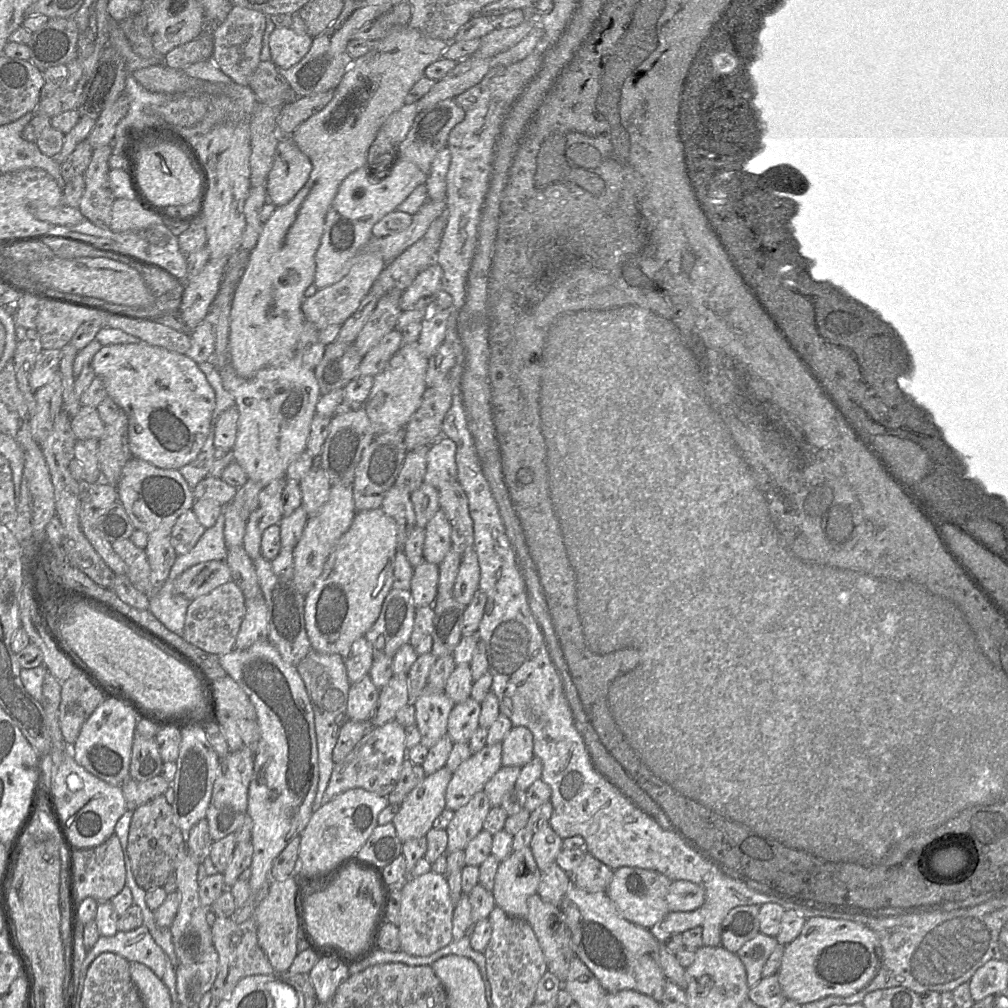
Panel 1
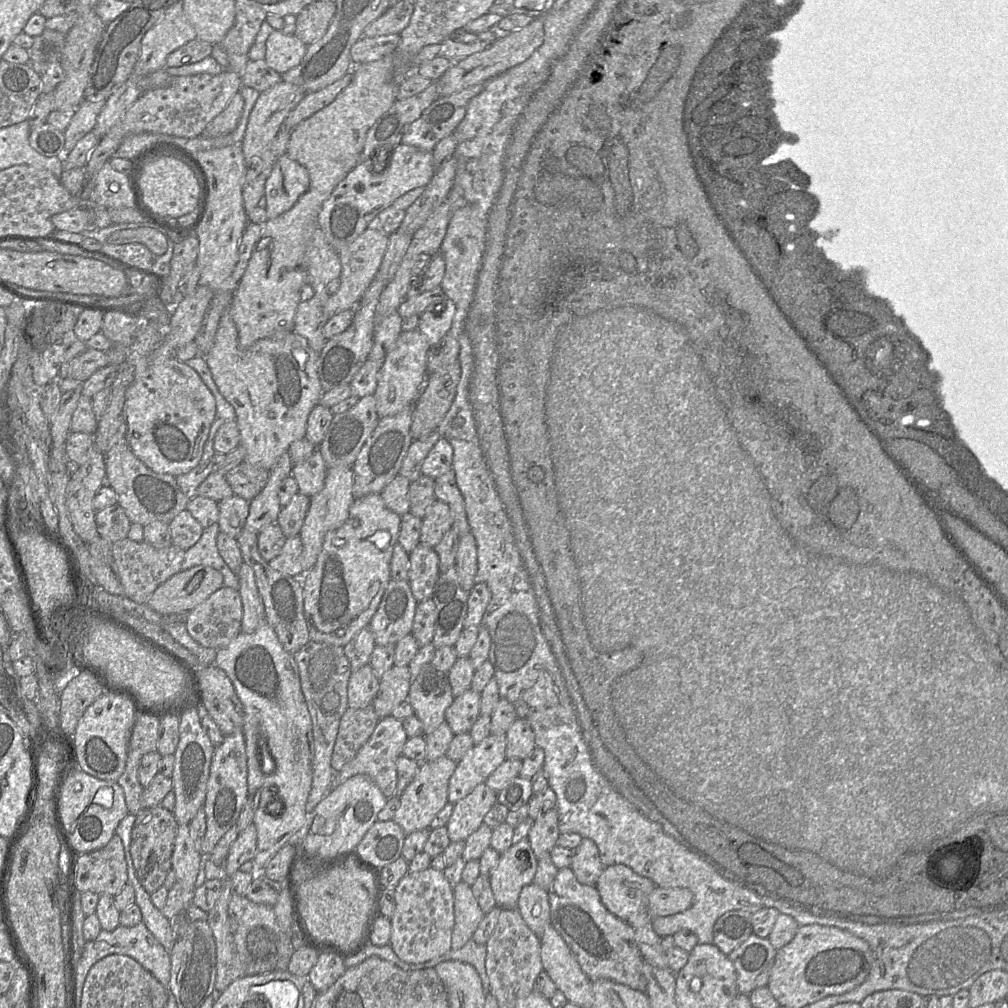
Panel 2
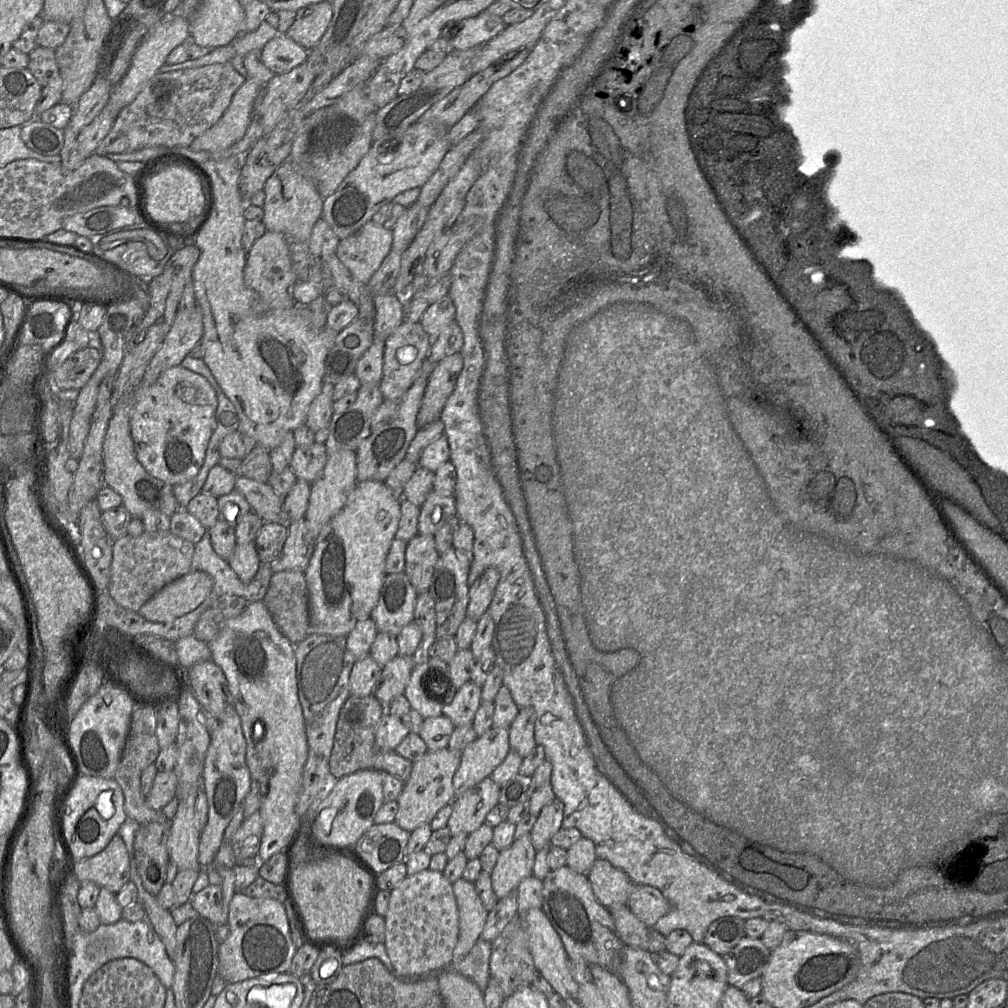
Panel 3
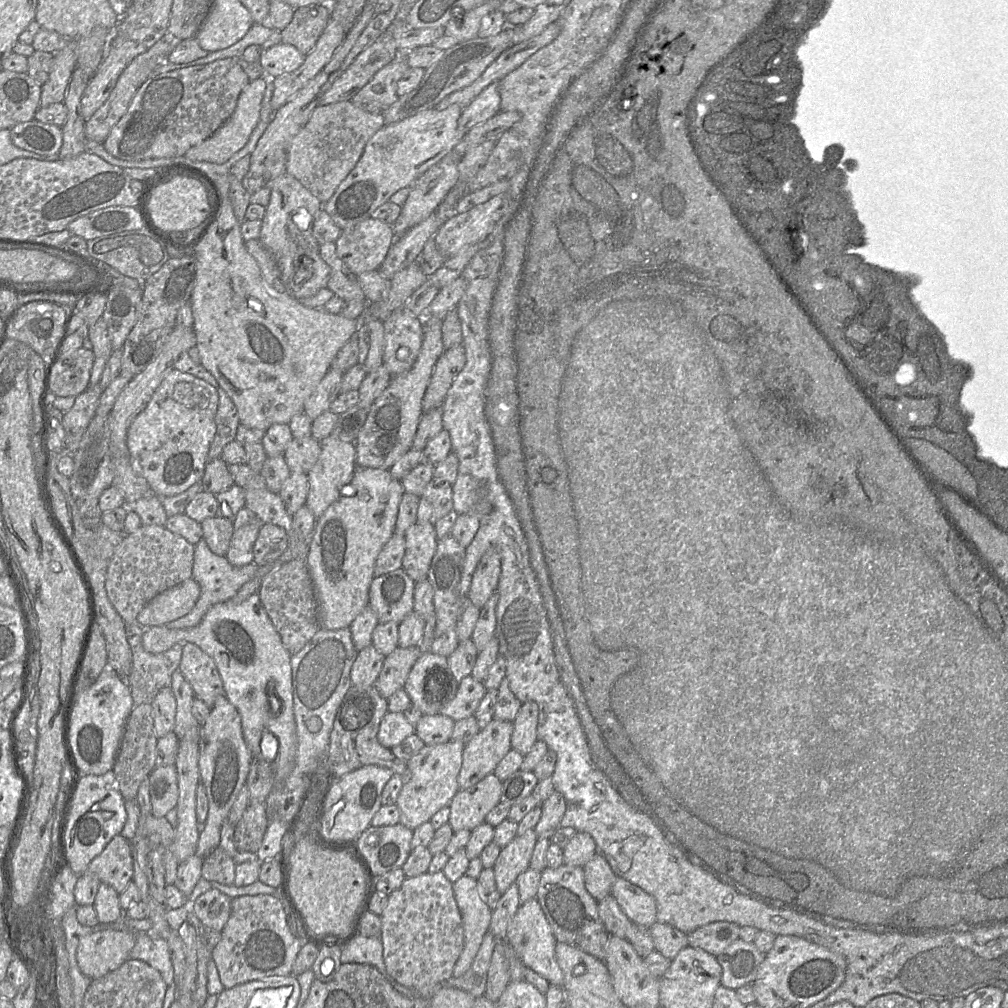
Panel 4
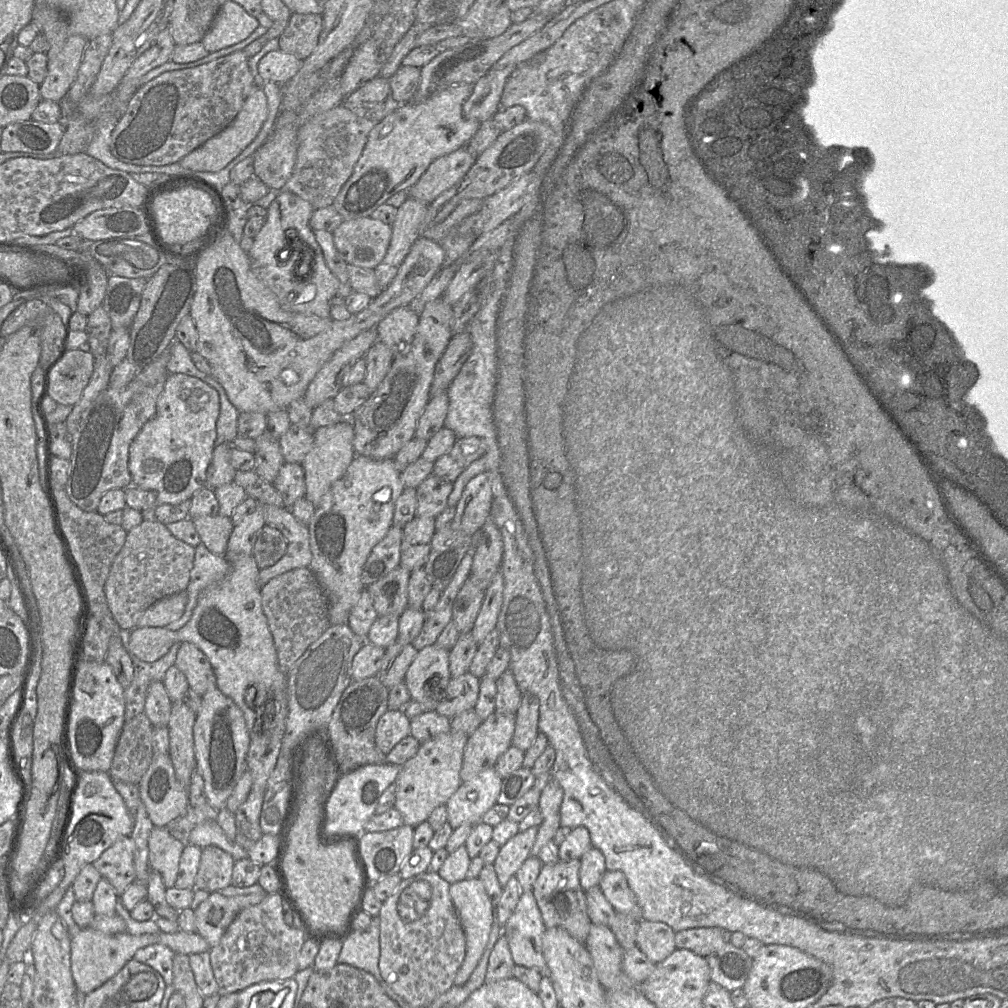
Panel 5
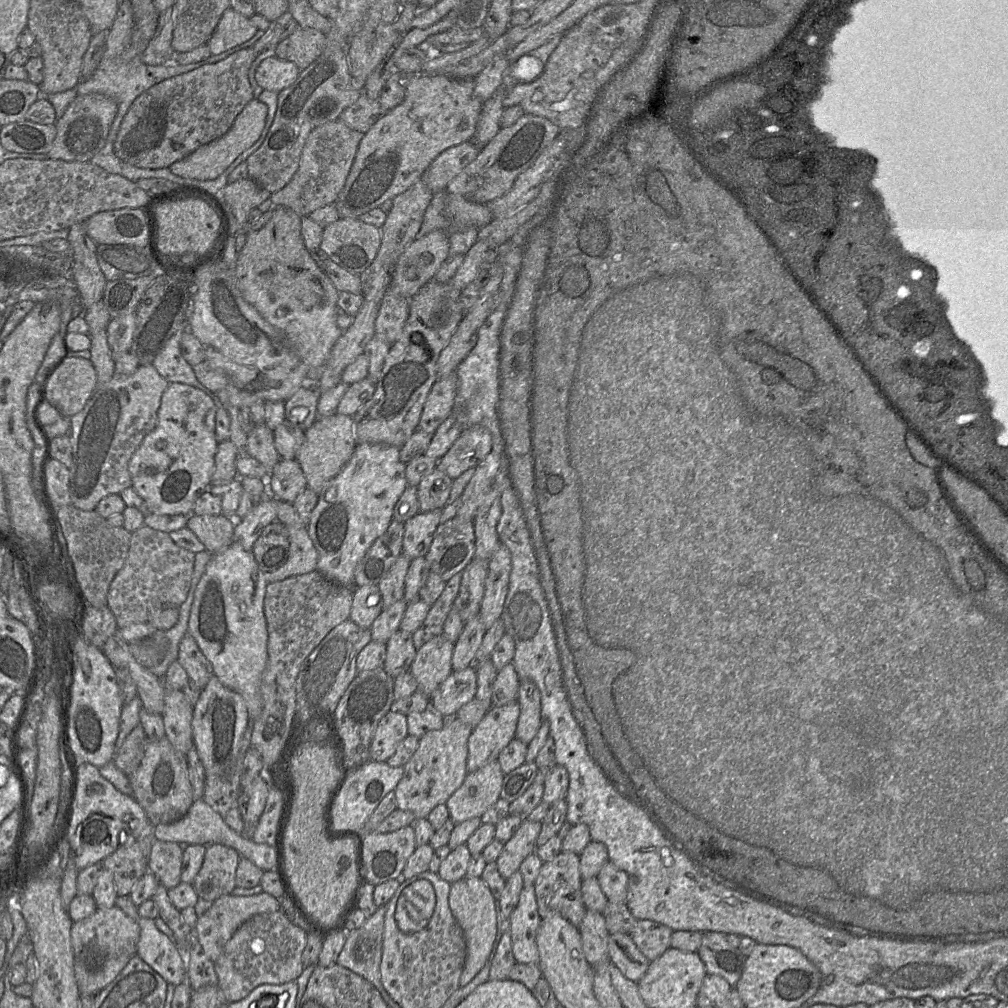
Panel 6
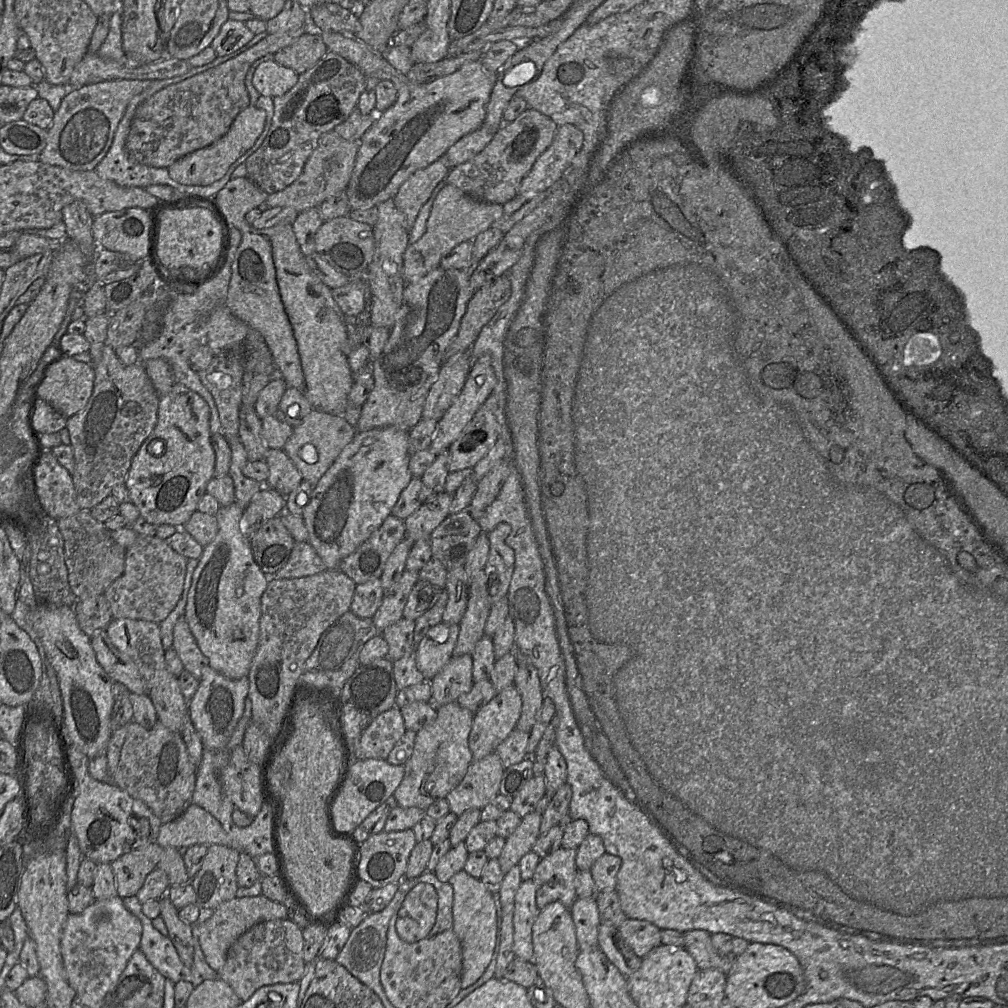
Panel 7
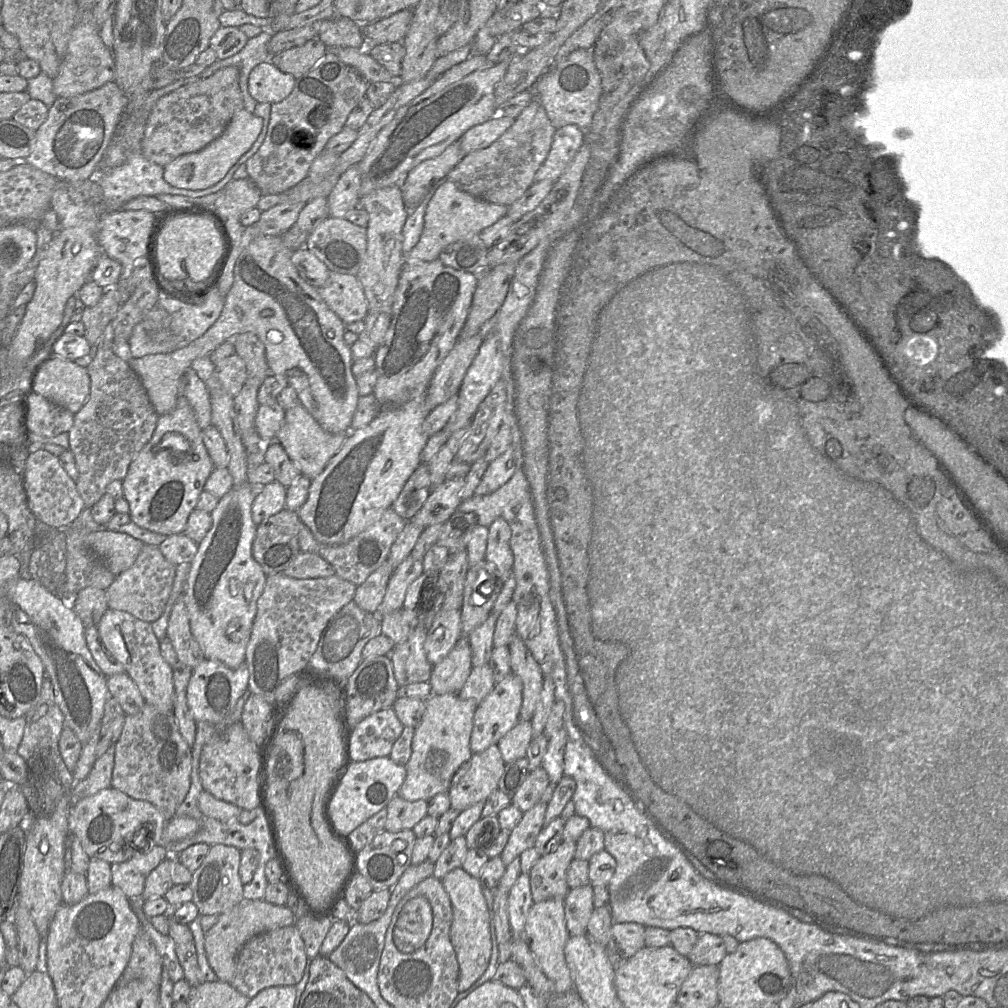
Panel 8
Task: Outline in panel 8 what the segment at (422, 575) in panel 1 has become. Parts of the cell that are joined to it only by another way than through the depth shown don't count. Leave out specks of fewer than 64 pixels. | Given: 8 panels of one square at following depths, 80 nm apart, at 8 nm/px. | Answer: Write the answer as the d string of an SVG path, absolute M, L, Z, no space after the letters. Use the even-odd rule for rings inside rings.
M457 477L434 487L422 508L409 521L424 528L444 524L462 502L460 492L464 484L465 477Z

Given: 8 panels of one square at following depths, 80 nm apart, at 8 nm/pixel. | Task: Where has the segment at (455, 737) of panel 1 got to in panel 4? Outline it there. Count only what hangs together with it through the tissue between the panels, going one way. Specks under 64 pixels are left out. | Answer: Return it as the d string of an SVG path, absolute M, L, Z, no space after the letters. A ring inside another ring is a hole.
M472 675L462 679L455 697L440 710L440 714L454 721L473 716L487 691L483 682L477 681Z

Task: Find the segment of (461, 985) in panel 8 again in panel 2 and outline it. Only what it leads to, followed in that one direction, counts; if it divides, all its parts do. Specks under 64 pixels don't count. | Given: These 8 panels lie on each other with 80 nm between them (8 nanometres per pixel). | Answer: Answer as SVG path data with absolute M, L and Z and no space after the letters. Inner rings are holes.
M464 881L454 888L454 918L452 950L461 949L470 939L485 916L470 885Z

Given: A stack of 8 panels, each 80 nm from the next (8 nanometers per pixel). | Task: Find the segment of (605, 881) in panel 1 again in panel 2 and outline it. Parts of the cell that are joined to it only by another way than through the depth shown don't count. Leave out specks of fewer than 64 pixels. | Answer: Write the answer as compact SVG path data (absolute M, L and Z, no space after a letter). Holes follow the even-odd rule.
M584 838L574 850L570 868L576 879L585 885L596 885L605 866L602 864L599 851L594 841Z

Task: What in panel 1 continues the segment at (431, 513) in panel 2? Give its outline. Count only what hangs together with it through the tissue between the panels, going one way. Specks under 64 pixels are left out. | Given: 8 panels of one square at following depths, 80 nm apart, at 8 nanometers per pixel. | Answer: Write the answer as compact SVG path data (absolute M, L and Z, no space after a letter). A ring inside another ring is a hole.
M441 508L435 513L424 529L424 560L438 566L452 548L451 525Z

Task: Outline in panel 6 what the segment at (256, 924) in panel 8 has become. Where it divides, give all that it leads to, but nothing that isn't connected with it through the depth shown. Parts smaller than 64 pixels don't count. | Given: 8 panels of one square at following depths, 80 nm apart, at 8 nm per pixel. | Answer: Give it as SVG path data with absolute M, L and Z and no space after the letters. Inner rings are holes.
M266 892L252 896L224 895L216 899L209 910L198 917L194 930L205 954L212 962L215 962L221 955L225 944L245 921L254 915L277 910L280 910L279 899Z

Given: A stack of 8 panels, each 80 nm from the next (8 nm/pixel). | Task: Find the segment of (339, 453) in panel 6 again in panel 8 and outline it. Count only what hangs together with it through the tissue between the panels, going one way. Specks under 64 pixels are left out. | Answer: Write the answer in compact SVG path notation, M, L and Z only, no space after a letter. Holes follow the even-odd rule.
M300 404L285 411L285 420L276 435L278 441L301 473L313 479L323 472L331 458L340 450L348 433L326 431Z

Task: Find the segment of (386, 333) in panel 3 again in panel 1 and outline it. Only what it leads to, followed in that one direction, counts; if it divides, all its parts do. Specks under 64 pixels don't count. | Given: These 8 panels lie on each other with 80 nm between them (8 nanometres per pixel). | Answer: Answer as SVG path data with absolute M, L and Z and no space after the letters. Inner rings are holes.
M394 329L386 334L379 344L371 349L363 358L358 368L358 374L372 376L380 374L387 367L390 359L400 349L402 333Z

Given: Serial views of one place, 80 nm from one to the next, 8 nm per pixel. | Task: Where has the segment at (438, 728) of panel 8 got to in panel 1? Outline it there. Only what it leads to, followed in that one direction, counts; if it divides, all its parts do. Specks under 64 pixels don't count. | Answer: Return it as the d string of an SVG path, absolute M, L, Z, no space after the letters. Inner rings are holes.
M446 766L427 775L400 804L393 819L402 843L426 836L434 820L446 808L445 794L453 772Z

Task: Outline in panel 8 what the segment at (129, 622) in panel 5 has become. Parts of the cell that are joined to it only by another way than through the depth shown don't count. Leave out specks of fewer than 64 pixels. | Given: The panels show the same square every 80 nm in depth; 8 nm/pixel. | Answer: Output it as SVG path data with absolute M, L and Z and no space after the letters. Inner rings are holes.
M144 544L133 565L117 575L106 589L108 607L125 611L145 622L154 622L163 613L173 587L175 573L176 566L164 557L158 546Z

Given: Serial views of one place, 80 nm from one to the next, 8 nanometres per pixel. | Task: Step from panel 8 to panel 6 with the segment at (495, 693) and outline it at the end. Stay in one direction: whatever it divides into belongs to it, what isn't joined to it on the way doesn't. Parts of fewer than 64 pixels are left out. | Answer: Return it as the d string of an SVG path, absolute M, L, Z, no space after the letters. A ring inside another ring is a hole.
M518 700L489 709L468 739L468 773L498 760L501 751L515 738L519 715Z

